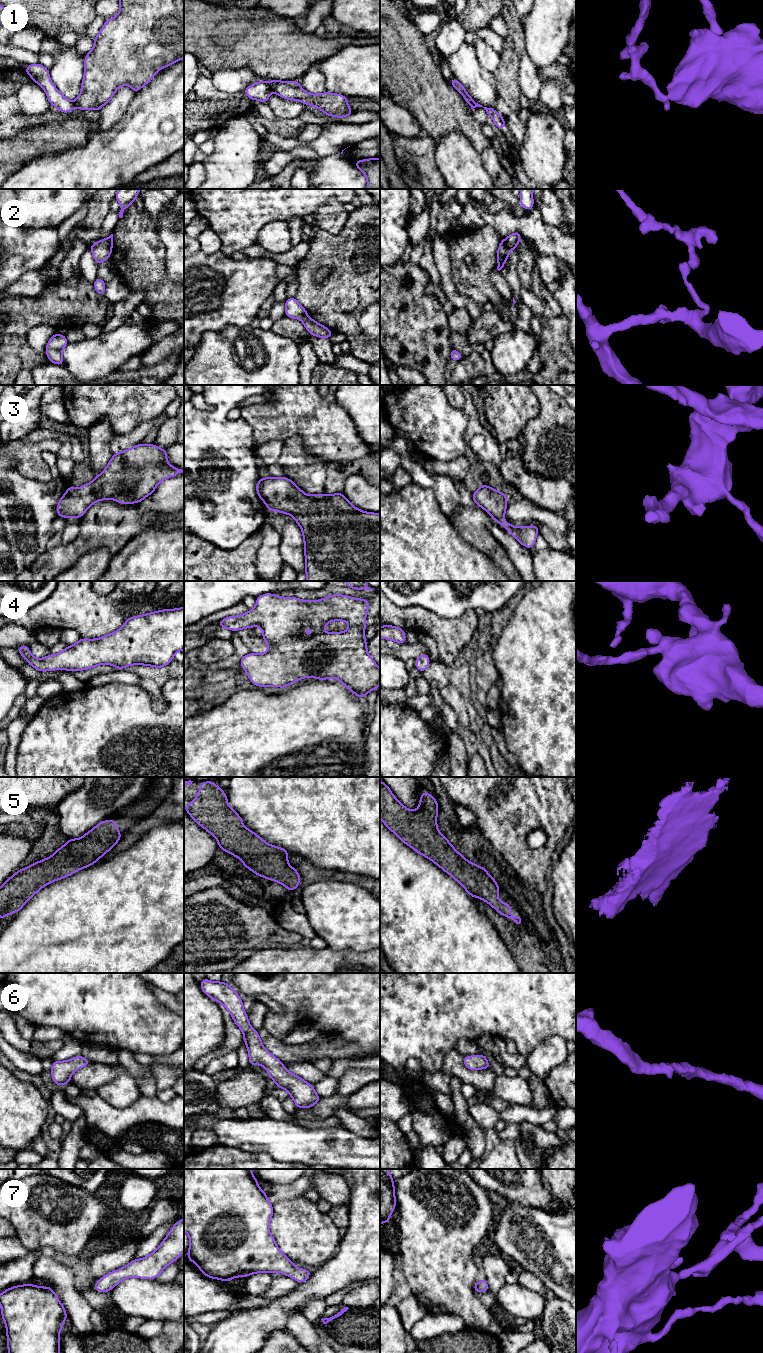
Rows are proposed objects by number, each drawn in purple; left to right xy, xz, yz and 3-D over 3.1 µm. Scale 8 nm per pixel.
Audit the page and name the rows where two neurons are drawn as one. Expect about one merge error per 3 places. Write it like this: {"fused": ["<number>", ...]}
{"fused": ["1", "2"]}

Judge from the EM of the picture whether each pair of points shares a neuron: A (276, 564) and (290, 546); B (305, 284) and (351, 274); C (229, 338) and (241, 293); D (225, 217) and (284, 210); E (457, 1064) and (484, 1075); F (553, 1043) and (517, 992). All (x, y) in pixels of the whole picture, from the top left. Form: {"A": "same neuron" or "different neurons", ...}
{"A": "different neurons", "B": "same neuron", "C": "different neurons", "D": "same neuron", "E": "same neuron", "F": "different neurons"}

